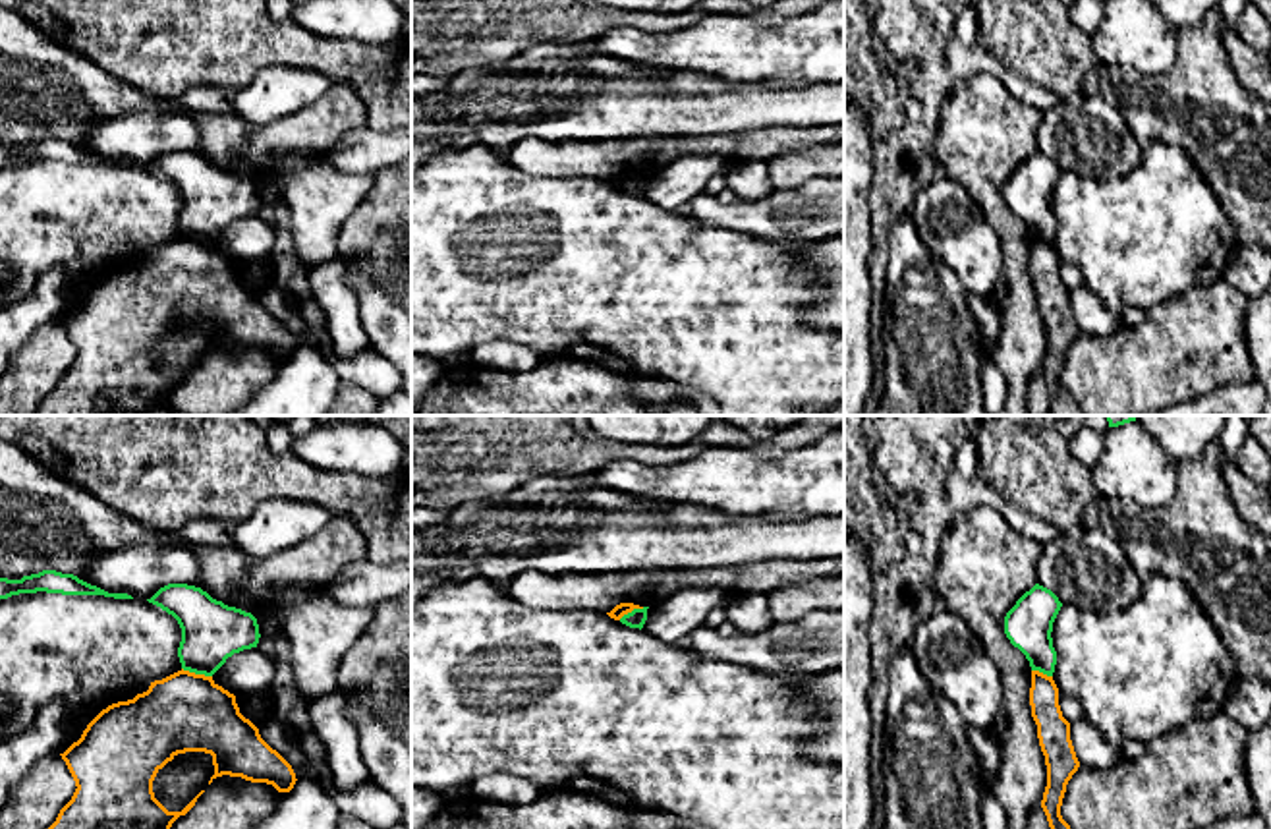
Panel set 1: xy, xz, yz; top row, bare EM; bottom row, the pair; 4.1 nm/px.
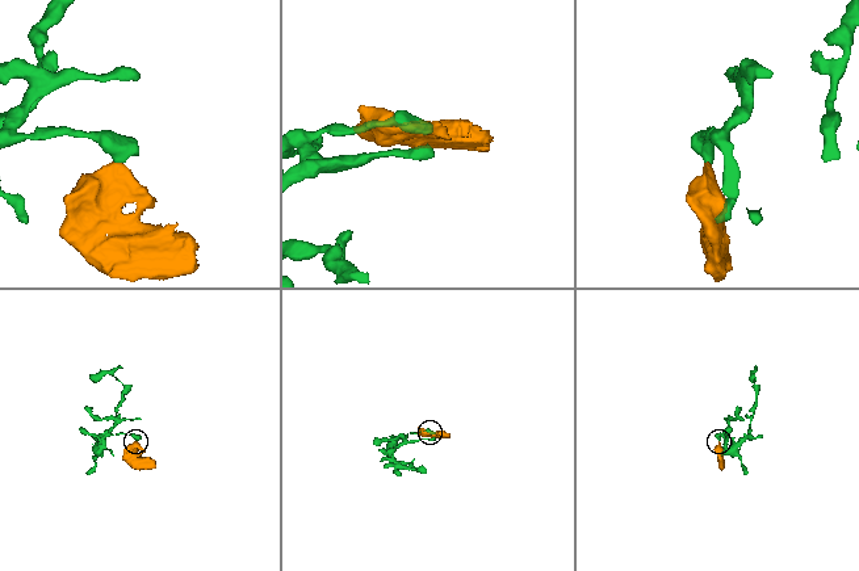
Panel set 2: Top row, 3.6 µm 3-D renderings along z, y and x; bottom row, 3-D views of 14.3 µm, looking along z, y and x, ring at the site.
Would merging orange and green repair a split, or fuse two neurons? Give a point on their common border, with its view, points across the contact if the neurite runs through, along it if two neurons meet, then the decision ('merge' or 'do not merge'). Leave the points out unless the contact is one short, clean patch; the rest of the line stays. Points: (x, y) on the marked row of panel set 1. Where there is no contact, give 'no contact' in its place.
xy (197, 675) | along xy (182, 667), (211, 677) | do not merge

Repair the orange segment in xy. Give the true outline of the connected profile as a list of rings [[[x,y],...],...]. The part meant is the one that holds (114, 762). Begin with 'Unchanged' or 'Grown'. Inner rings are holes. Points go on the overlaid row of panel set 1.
Unchanged. [[[178,671],[162,680],[151,682],[149,690],[133,700],[118,701],[102,709],[62,756],[73,781],[75,792],[60,810],[48,829],[170,829],[185,815],[205,792],[201,790],[182,812],[168,812],[153,792],[156,773],[178,754],[205,752],[212,756],[214,775],[209,785],[222,775],[241,777],[251,783],[272,785],[278,792],[290,792],[296,785],[292,765],[272,750],[259,734],[259,729],[240,713],[236,696],[218,686],[212,676]]]

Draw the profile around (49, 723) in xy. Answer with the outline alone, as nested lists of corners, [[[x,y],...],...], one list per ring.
[[[62,700],[41,705],[29,727],[0,736],[0,810],[12,786],[46,756],[58,756],[58,744],[66,740],[68,707]]]

